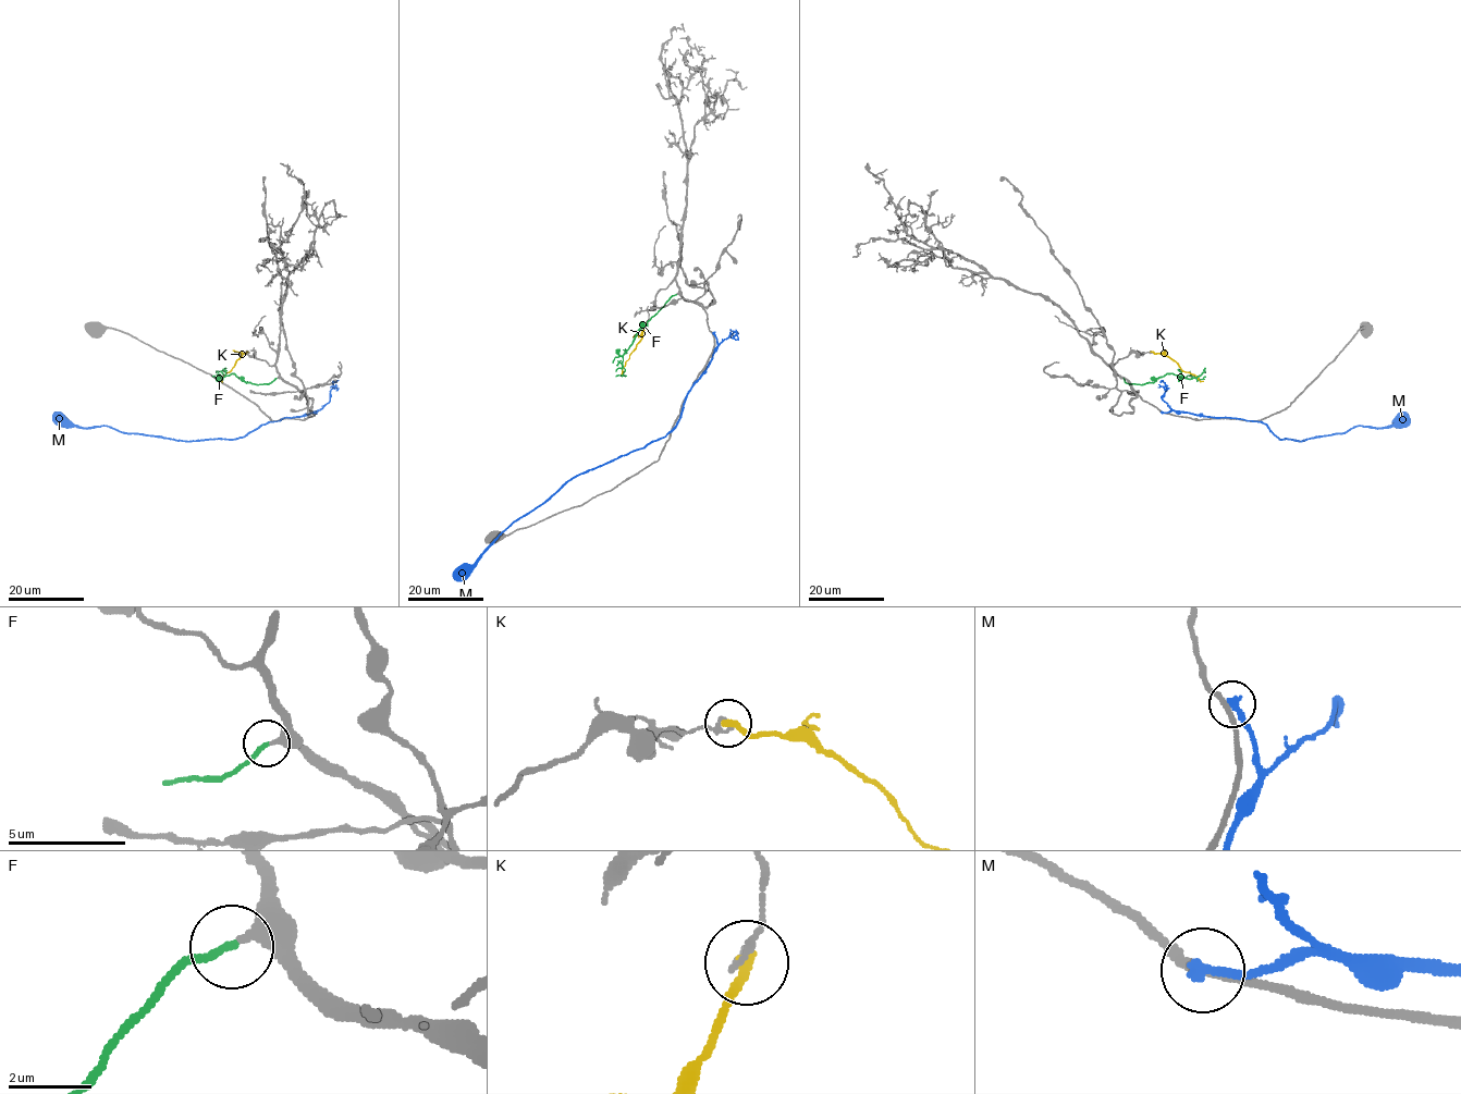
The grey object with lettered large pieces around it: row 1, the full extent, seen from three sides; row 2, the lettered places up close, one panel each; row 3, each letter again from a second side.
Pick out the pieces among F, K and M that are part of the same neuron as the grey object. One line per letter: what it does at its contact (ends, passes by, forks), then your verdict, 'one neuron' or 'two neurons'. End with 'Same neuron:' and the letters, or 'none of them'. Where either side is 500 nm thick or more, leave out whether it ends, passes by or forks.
F: it ends there; one neuron
K: it ends there; two neurons
M: it ends there; two neurons
Same neuron: F

